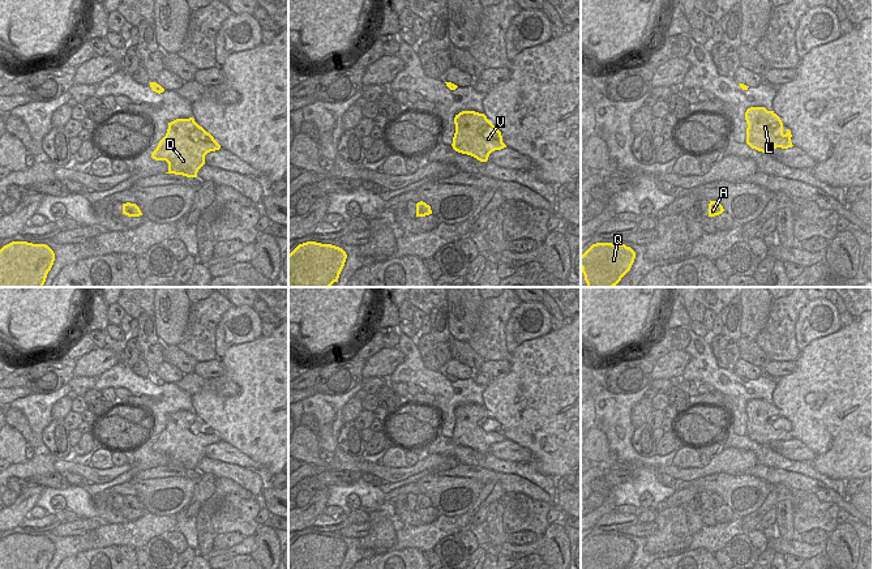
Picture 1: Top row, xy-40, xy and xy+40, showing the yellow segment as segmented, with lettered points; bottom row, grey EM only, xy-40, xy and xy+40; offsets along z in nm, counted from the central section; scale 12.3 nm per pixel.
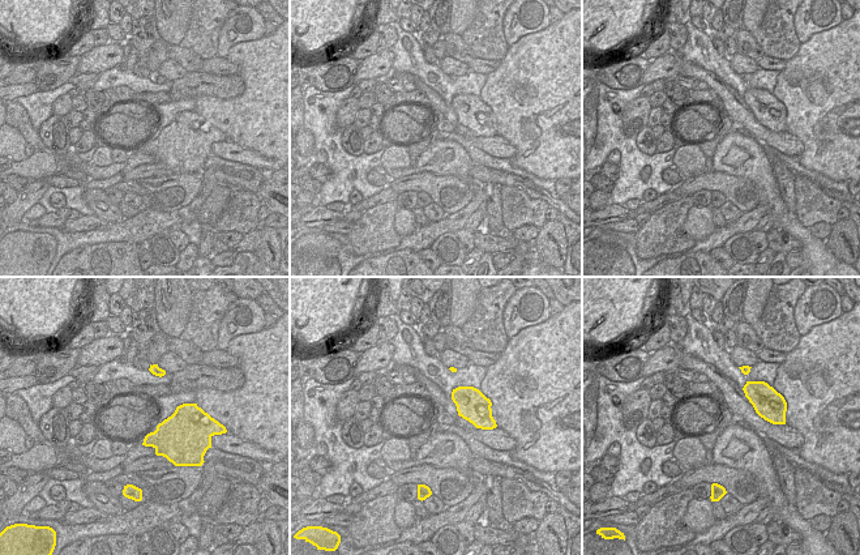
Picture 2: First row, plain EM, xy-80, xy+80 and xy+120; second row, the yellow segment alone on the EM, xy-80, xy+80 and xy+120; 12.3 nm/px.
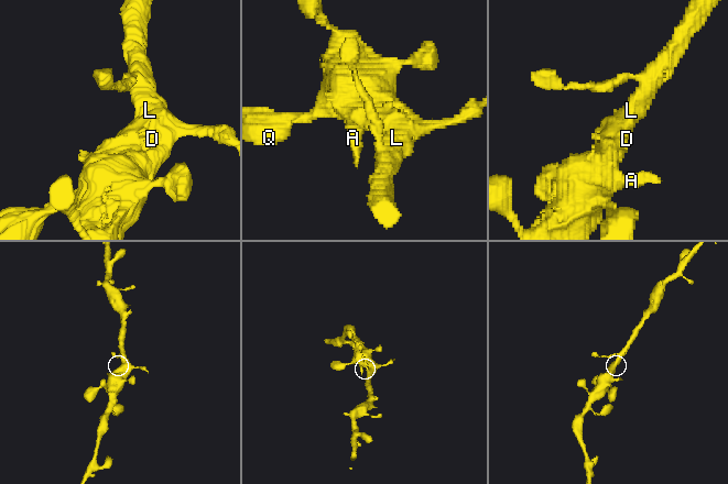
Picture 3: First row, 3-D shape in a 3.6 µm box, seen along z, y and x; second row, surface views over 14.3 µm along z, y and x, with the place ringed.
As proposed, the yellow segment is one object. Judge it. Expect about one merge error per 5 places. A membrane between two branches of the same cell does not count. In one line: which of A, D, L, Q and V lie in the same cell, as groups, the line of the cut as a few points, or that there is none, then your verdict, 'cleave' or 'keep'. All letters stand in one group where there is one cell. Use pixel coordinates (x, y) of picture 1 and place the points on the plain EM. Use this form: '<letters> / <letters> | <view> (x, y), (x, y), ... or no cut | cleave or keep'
A D L Q V | no cut | keep

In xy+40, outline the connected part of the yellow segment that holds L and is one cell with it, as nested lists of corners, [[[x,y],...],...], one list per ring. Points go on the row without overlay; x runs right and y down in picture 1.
[[[750,399],[745,405],[746,436],[758,444],[769,445],[771,441],[792,440],[791,423],[783,425],[783,415],[774,403],[765,399]]]

